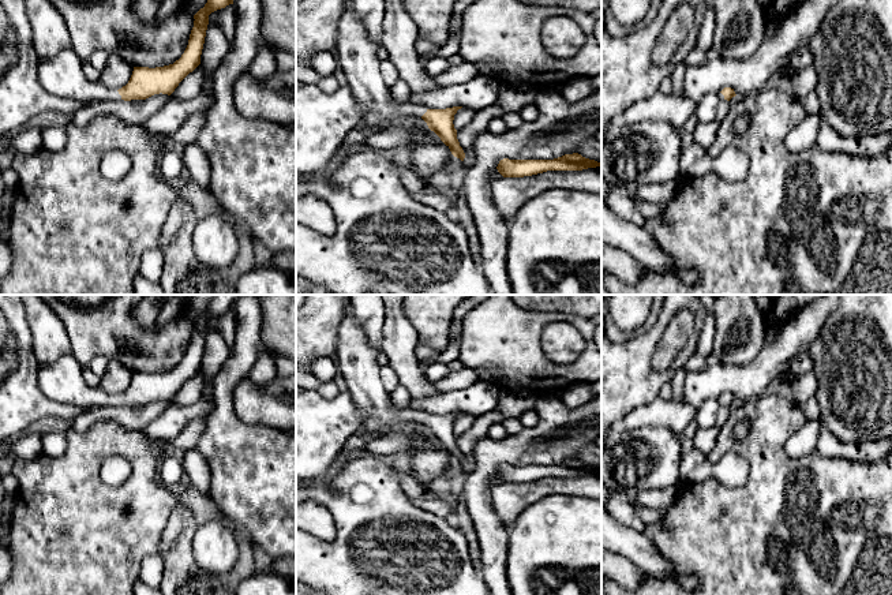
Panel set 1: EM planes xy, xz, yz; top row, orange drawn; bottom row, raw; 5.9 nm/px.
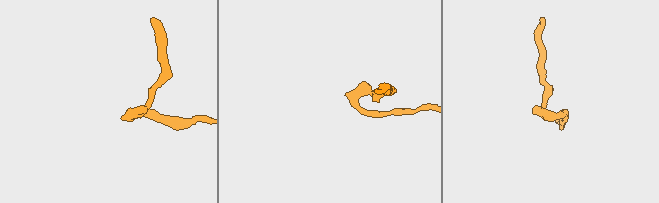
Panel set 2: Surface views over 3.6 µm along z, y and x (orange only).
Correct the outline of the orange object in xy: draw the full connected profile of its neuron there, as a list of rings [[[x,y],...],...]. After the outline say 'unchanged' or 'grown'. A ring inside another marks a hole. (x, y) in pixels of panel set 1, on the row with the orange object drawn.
[[[207,0],[194,15],[188,45],[179,60],[164,67],[134,67],[125,86],[109,90],[101,82],[91,82],[83,71],[83,61],[70,46],[38,66],[38,81],[50,94],[74,101],[131,101],[154,94],[170,96],[179,83],[200,64],[209,15],[233,4],[233,0]]]; grown

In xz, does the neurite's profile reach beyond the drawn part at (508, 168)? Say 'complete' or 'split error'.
complete

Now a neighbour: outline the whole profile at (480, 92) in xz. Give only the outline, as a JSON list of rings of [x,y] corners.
[[[479,75],[465,83],[451,85],[435,91],[411,93],[406,101],[396,100],[389,91],[393,104],[415,104],[427,109],[446,109],[462,106],[476,111],[495,104],[501,82],[498,78]]]

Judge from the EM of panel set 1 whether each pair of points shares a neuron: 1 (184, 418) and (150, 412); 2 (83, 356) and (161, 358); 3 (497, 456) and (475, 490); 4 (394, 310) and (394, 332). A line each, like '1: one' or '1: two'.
1: two
2: one
3: one
4: one

